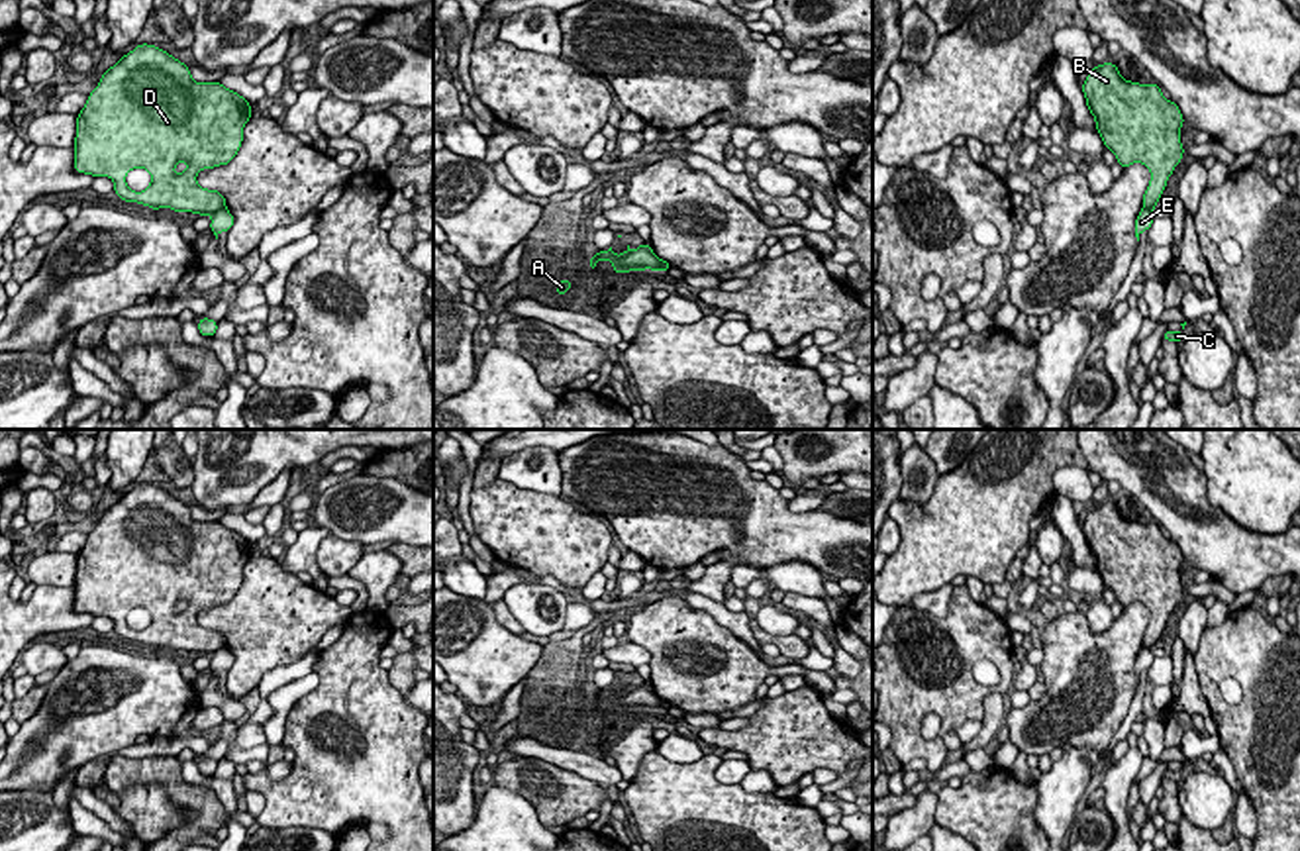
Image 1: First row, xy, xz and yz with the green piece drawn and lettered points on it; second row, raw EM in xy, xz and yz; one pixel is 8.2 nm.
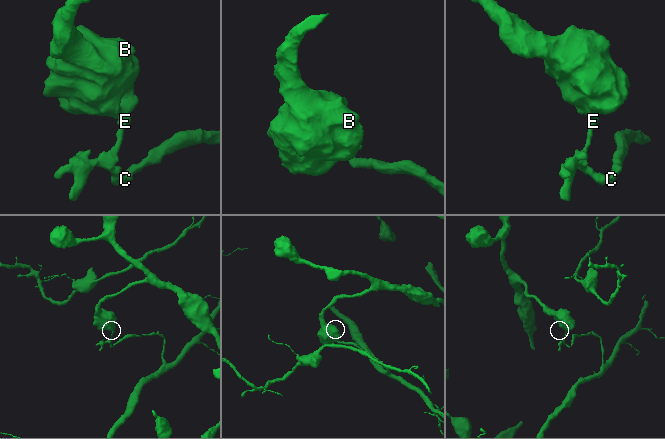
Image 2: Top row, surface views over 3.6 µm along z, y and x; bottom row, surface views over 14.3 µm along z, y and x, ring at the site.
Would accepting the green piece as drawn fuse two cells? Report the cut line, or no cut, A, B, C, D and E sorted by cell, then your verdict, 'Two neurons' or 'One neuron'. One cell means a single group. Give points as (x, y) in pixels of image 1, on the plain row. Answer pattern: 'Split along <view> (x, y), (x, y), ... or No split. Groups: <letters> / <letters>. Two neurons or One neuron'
Split along xy (224, 646), (210, 653). Groups: A B D / C E. Two neurons

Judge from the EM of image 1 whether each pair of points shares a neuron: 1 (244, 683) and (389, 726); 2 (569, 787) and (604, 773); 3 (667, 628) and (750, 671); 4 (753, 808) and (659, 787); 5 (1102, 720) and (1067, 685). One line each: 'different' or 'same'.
1: different
2: different
3: same
4: same
5: same

